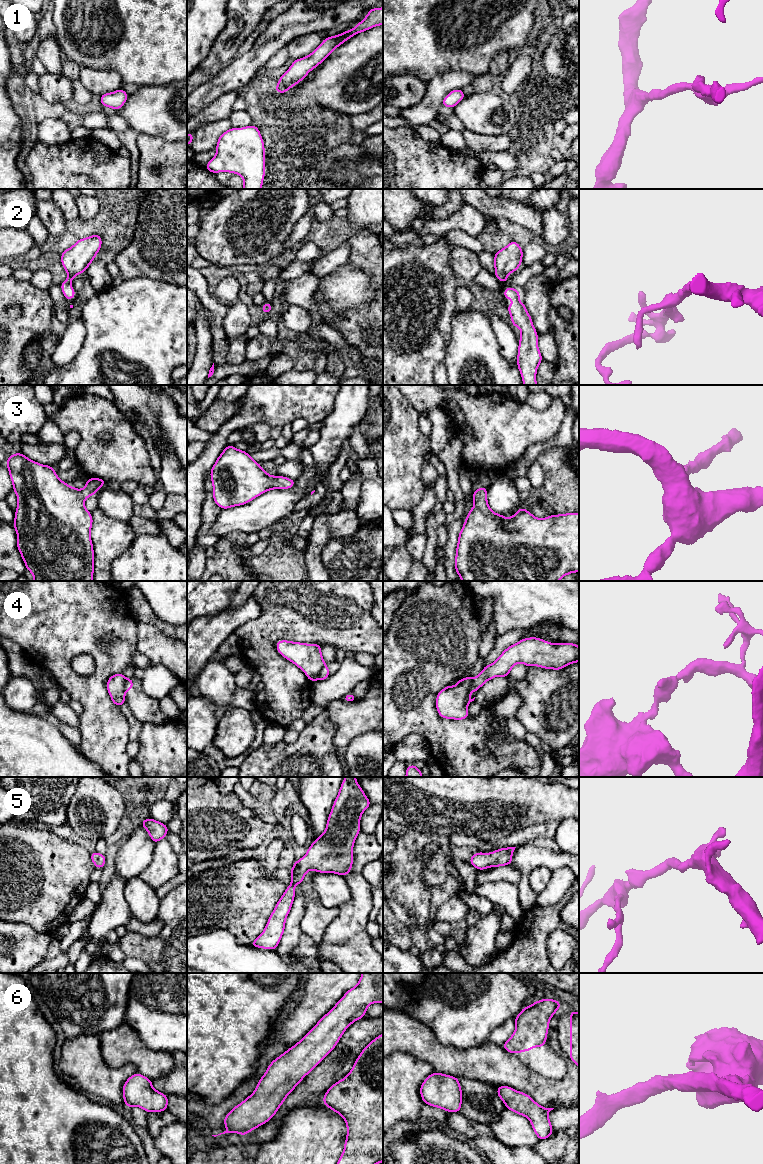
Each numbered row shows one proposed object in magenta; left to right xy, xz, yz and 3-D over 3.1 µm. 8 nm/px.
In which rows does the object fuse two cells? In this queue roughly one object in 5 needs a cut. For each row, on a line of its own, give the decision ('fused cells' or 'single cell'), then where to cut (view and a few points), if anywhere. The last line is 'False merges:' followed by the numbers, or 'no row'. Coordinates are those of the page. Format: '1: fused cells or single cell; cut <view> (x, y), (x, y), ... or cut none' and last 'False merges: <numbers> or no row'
1: single cell; cut none
2: single cell; cut none
3: single cell; cut none
4: fused cells; cut xz (324, 663), (317, 678)
5: single cell; cut none
6: single cell; cut none
False merges: 4

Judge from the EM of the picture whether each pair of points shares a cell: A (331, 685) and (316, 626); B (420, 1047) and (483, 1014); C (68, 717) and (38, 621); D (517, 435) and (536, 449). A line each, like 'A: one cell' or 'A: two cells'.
A: two cells
B: two cells
C: two cells
D: two cells

